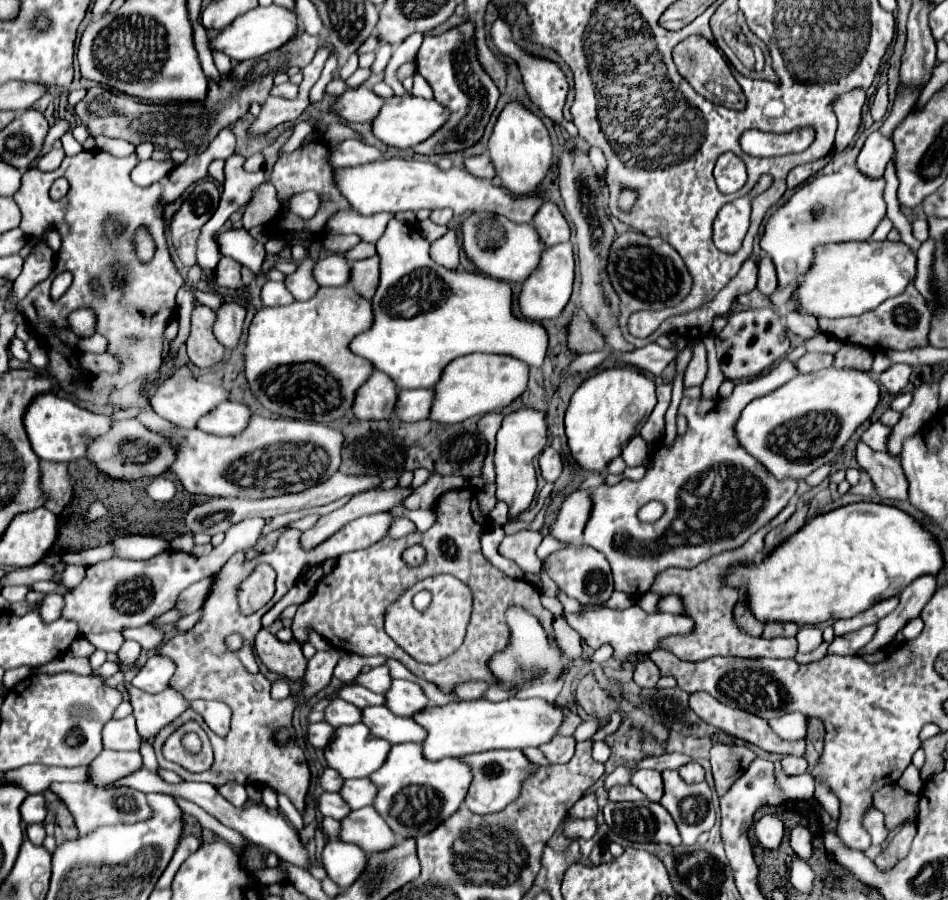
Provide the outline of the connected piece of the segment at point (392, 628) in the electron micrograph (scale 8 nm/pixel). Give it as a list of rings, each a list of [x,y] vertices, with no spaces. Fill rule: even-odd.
[[[440,574],[424,578],[410,590],[406,590],[404,596],[388,608],[384,628],[386,634],[394,638],[414,660],[424,664],[436,664],[460,648],[466,636],[466,628],[470,624],[470,614],[472,614],[472,590],[466,584],[462,584],[462,580],[448,574]],[[420,590],[428,590],[432,594],[432,604],[424,614],[414,610],[412,606],[412,596]]]

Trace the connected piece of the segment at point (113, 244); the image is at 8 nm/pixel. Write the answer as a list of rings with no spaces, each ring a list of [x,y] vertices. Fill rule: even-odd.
[[[224,128],[204,152],[188,156],[188,160],[182,164],[180,174],[166,174],[166,178],[148,188],[140,188],[130,180],[130,170],[138,164],[136,154],[128,158],[114,158],[102,150],[82,150],[78,156],[66,156],[62,164],[52,172],[28,168],[22,174],[22,186],[14,196],[22,212],[20,228],[26,234],[42,234],[48,228],[56,228],[62,236],[62,248],[56,254],[52,274],[28,292],[28,296],[18,304],[18,310],[26,318],[30,330],[44,340],[50,358],[50,372],[64,390],[74,392],[82,400],[106,404],[106,394],[110,388],[122,388],[138,376],[160,368],[162,332],[174,314],[176,292],[184,284],[168,252],[164,234],[164,208],[166,204],[180,198],[190,184],[204,180],[212,160],[226,160],[234,154],[234,150],[236,138],[228,128]],[[58,176],[64,176],[68,180],[70,190],[68,196],[64,196],[60,202],[52,202],[48,190]],[[140,224],[146,224],[156,240],[156,256],[148,264],[140,264],[130,248],[130,236]],[[62,270],[72,272],[74,282],[58,302],[52,302],[50,284]],[[92,276],[100,276],[100,284],[104,284],[104,300],[96,300],[96,296],[92,296],[92,290],[88,288],[88,280]],[[80,306],[92,308],[96,312],[98,332],[104,334],[110,342],[108,352],[114,352],[124,360],[124,368],[118,374],[88,375],[80,366],[79,355],[54,336],[52,326],[66,328],[64,320],[68,312]],[[126,336],[136,336],[138,342],[128,344]],[[68,378],[76,378],[76,384],[90,382],[96,392],[88,392],[88,388],[72,388],[66,382]]]

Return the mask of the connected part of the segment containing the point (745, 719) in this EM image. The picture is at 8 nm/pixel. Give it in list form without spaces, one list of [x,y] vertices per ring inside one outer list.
[[[696,692],[690,696],[690,708],[706,722],[706,724],[712,724],[716,726],[718,730],[724,730],[726,734],[734,736],[734,738],[740,738],[740,740],[746,740],[766,752],[776,752],[776,754],[782,754],[782,756],[804,756],[806,754],[806,744],[804,740],[798,740],[798,742],[786,742],[786,740],[780,740],[772,728],[768,728],[768,722],[758,718],[758,716],[752,716],[744,710],[736,710],[736,708],[728,708],[726,704],[720,704],[718,700],[714,700],[710,694],[706,692]]]

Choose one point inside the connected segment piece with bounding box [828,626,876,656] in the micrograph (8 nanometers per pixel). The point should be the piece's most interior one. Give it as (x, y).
(848, 644)

